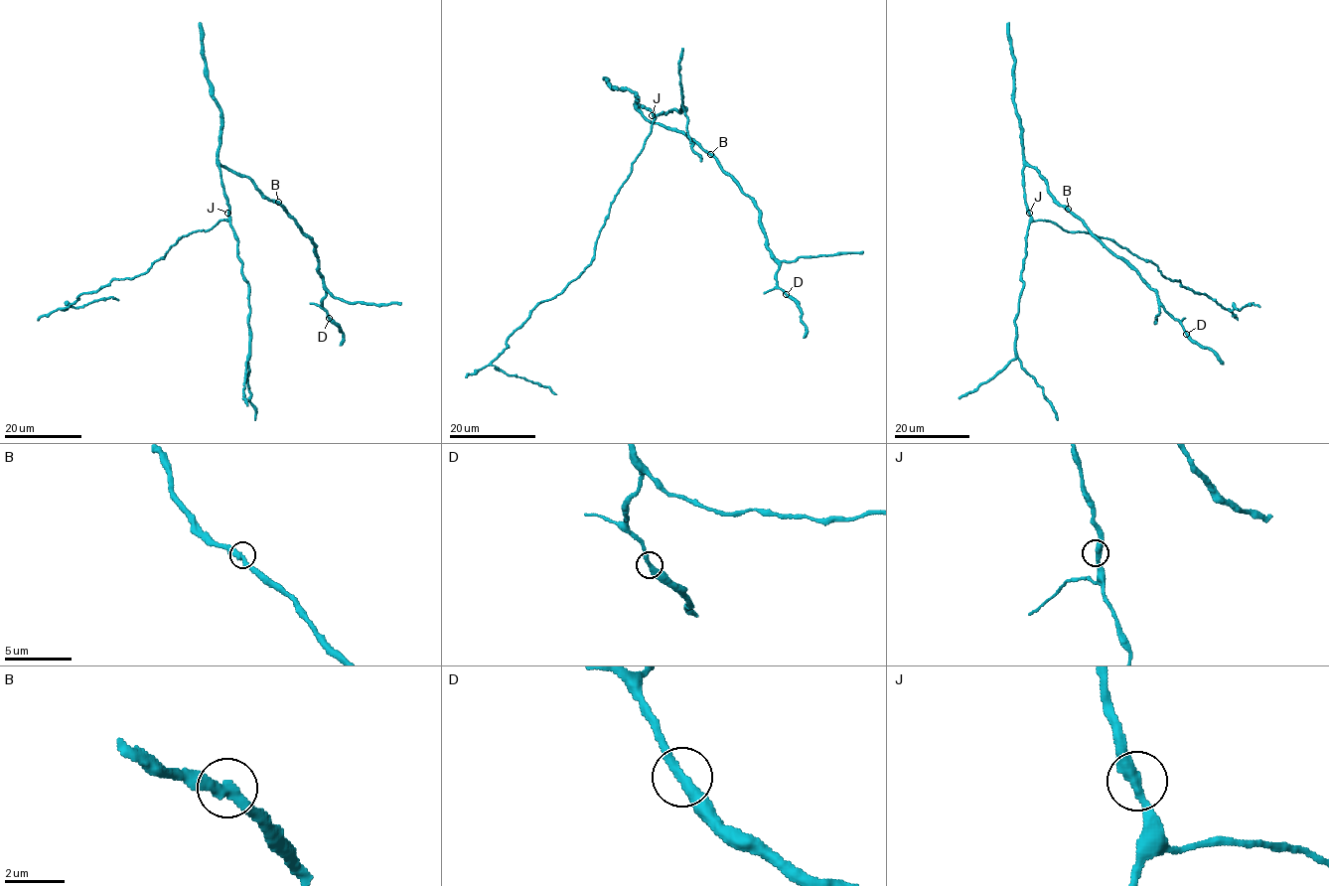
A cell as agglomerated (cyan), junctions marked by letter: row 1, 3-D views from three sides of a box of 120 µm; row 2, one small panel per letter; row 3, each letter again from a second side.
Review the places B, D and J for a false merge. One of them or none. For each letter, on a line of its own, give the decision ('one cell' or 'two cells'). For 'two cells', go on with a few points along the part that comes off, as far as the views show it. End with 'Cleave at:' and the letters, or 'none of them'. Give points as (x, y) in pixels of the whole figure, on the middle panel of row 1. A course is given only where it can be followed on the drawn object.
B: one cell
D: one cell
J: one cell
Cleave at: none of them

